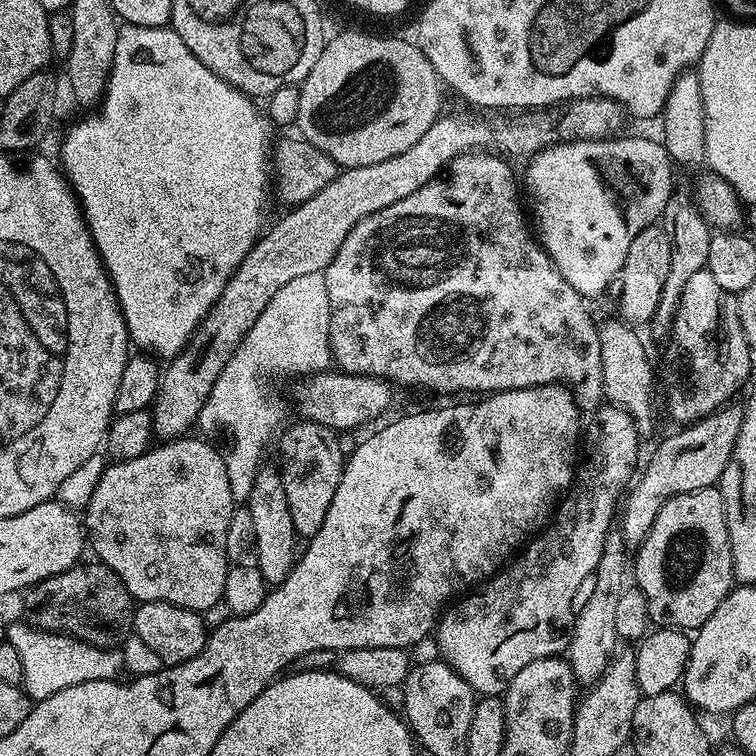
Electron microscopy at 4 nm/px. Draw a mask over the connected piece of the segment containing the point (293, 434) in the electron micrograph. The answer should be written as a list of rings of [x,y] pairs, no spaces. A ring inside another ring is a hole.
[[[299,423],[293,428],[283,429],[278,471],[286,490],[297,537],[310,538],[322,530],[326,510],[330,510],[330,502],[334,502],[334,490],[338,490],[338,482],[344,472],[346,456],[340,453],[340,440],[336,437],[339,435],[333,429],[324,424]]]

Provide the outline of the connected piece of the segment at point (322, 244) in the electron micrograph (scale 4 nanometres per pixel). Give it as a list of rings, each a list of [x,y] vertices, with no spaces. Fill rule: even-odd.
[[[586,96],[583,98],[573,99],[571,102],[563,105],[560,120],[556,116],[548,117],[548,114],[520,114],[517,120],[479,120],[476,116],[448,116],[441,114],[434,122],[434,126],[430,126],[430,130],[426,130],[426,134],[422,134],[422,138],[418,142],[414,142],[414,146],[410,146],[410,150],[405,150],[403,154],[394,154],[394,158],[386,158],[386,162],[374,162],[374,166],[358,166],[357,168],[345,168],[326,186],[322,186],[322,190],[318,190],[318,194],[314,194],[314,198],[310,198],[306,202],[289,207],[288,212],[276,225],[269,227],[267,231],[261,235],[256,241],[256,245],[250,250],[250,254],[246,254],[246,258],[238,266],[238,270],[230,278],[230,282],[226,286],[226,290],[222,290],[222,294],[218,298],[218,302],[208,311],[208,317],[202,321],[196,333],[178,355],[172,357],[163,369],[160,377],[160,389],[154,401],[154,432],[160,438],[180,438],[185,435],[184,432],[192,423],[201,419],[204,407],[206,406],[206,398],[210,398],[210,390],[214,390],[214,382],[218,382],[218,374],[222,374],[222,366],[226,366],[226,362],[230,362],[230,358],[234,354],[234,350],[238,350],[238,346],[246,338],[246,334],[250,330],[250,326],[259,324],[262,310],[266,310],[266,302],[270,302],[270,298],[274,298],[274,294],[278,294],[278,290],[282,290],[282,286],[286,286],[286,282],[294,282],[294,278],[303,278],[306,274],[318,274],[325,272],[330,266],[330,262],[334,262],[334,254],[338,254],[338,250],[342,246],[342,242],[346,242],[346,234],[350,234],[350,230],[354,230],[354,226],[358,226],[358,222],[362,222],[362,218],[366,218],[370,214],[378,214],[378,210],[386,210],[386,206],[394,206],[394,202],[402,202],[402,198],[410,198],[410,194],[414,194],[414,190],[422,190],[422,186],[426,186],[426,182],[436,179],[443,173],[444,169],[452,163],[454,158],[458,158],[464,152],[475,152],[483,150],[493,154],[499,154],[505,158],[513,158],[512,156],[524,156],[523,158],[531,158],[536,153],[542,151],[543,148],[551,148],[553,144],[560,142],[569,142],[572,140],[607,140],[615,137],[621,131],[620,128],[626,121],[626,113],[617,100],[607,100],[604,96]]]

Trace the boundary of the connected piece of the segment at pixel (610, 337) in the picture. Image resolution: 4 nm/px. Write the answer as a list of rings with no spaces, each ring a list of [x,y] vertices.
[[[623,321],[602,324],[602,374],[605,397],[615,406],[627,410],[635,422],[641,439],[648,440],[654,434],[654,368],[648,352],[639,336]]]

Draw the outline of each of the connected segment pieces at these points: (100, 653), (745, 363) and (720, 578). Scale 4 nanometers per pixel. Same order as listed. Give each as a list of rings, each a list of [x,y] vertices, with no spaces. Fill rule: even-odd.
[[[19,623],[7,625],[6,642],[14,646],[22,658],[22,687],[33,701],[50,698],[50,694],[58,694],[58,690],[66,690],[66,686],[78,686],[82,682],[95,680],[115,680],[124,672],[123,651],[95,648],[92,644],[62,632],[41,632],[39,628],[33,628],[27,623]]]
[[[707,267],[698,270],[698,274],[686,282],[667,344],[668,349],[664,352],[664,400],[677,425],[687,426],[706,418],[723,408],[740,387],[743,389],[749,383],[753,353],[742,334],[742,322],[738,322],[735,295],[722,290]]]
[[[719,487],[671,496],[658,510],[658,518],[654,518],[654,526],[650,526],[650,534],[640,543],[634,560],[640,563],[638,587],[648,603],[648,618],[653,625],[681,630],[703,626],[728,597],[736,580]]]

